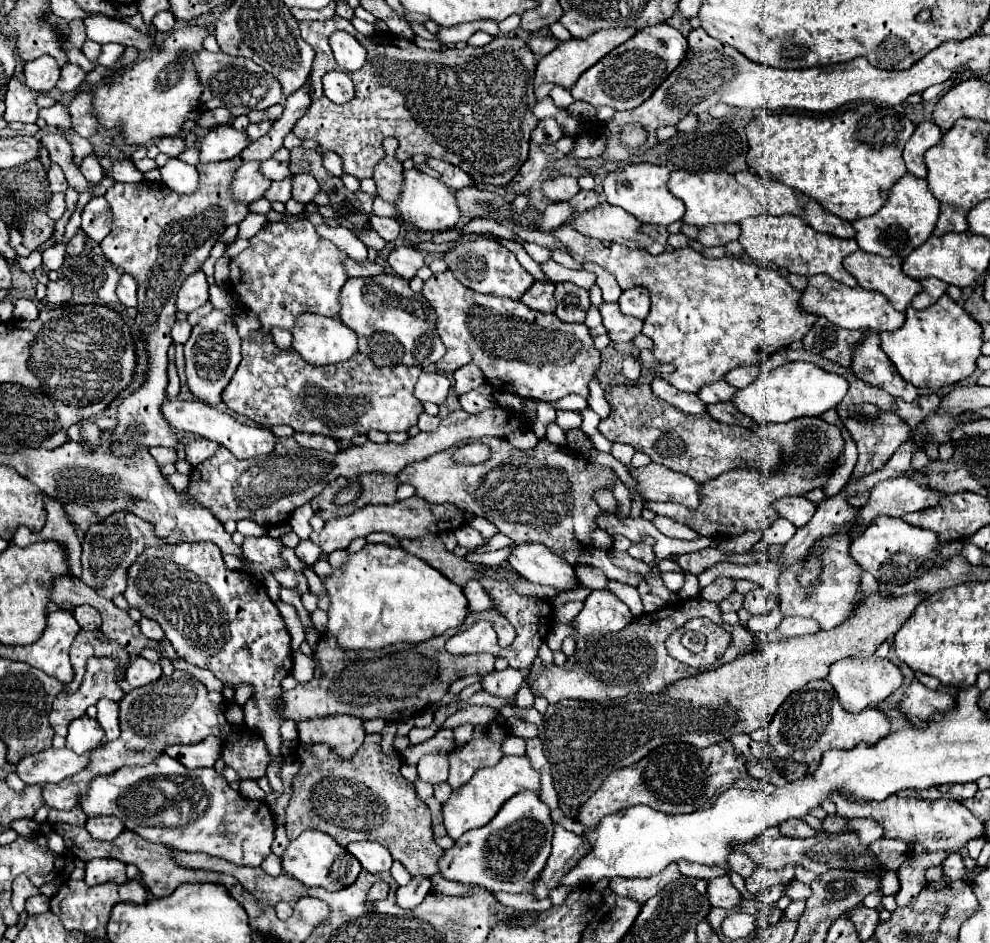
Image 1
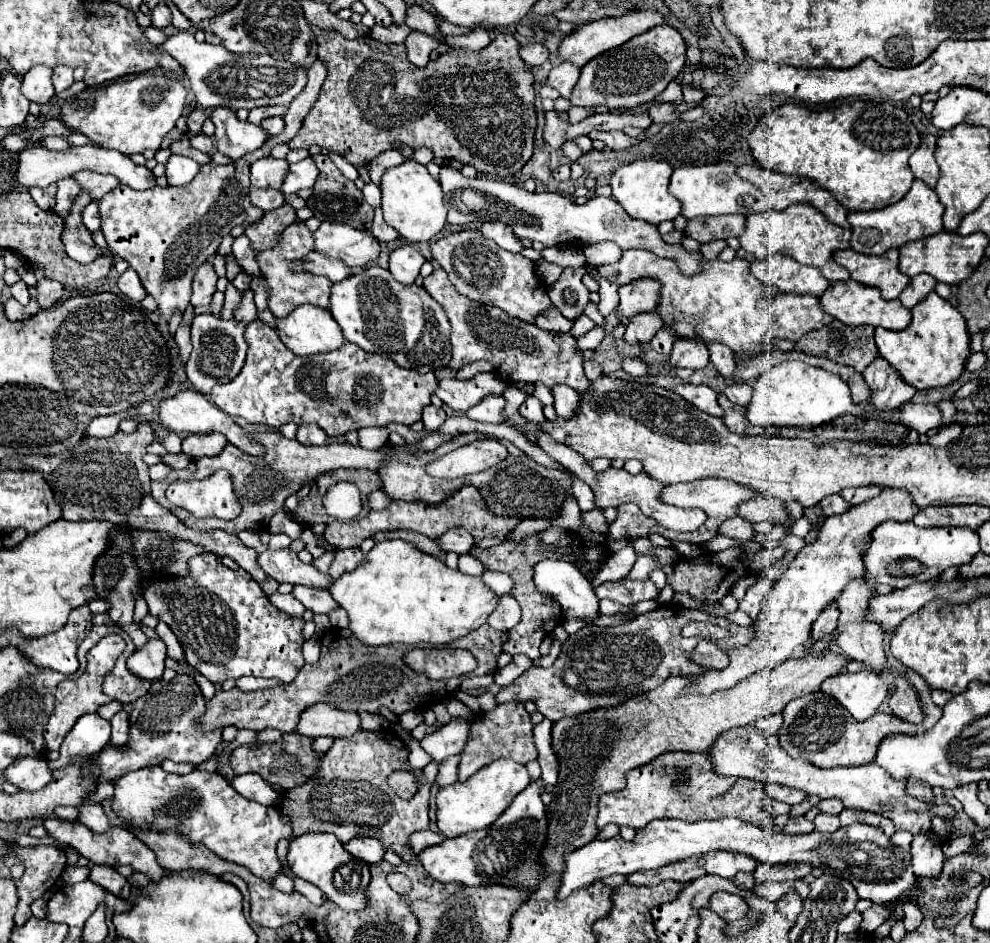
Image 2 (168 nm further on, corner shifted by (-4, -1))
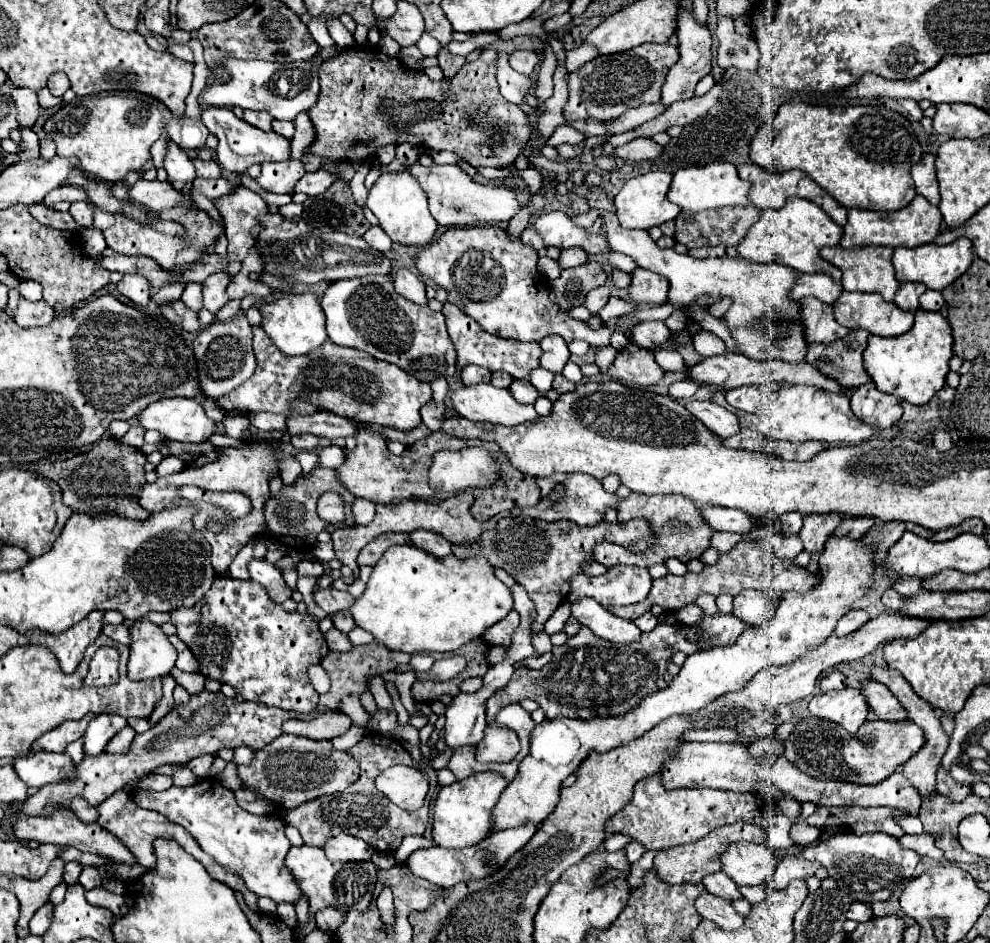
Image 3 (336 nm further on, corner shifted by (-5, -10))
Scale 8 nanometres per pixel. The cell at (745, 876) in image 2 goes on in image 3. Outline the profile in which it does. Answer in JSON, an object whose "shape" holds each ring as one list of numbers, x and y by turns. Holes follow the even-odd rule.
{"shape":[[723,871,713,873,711,877,705,877,705,879,703,879,703,885,707,887,709,893,719,895,719,897,723,897,723,899,729,899,729,901,741,899,739,887,737,887,735,881,733,881,731,877,727,877]]}

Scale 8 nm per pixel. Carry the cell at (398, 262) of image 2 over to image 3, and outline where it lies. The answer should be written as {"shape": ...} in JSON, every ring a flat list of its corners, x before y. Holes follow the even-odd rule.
{"shape":[[401,267,397,269,397,273,393,275,393,283,395,283,395,291,403,297,407,297,409,301,415,301,419,305,425,305,427,303,427,297,425,297,425,283,419,275,411,273,409,269]]}

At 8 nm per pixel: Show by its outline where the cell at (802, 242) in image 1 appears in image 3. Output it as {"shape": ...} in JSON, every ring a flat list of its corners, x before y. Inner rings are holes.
{"shape":[[791,197,783,209,761,211,759,221,751,225,747,237,737,245,737,251,751,263,779,263,801,273,827,273,839,283,839,269,821,259,819,251,827,245,839,245,841,237,843,227,835,225,831,217,827,217,815,203,801,197]]}

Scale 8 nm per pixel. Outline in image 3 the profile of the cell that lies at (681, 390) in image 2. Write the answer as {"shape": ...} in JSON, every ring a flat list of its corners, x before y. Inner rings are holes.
{"shape":[[687,401,685,407,699,421,703,421,707,425,707,429,711,429,721,439,727,439,739,431,737,417,731,411,727,411,725,407,719,407,711,401]]}

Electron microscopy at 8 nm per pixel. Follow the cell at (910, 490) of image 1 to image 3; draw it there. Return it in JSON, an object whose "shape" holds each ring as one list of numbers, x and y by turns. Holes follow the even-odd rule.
{"shape":[[831,533,819,557,817,585,807,591,783,593,775,617,761,627,751,627,743,631,733,645,713,647,689,655,679,675,675,675,667,689,645,697,639,703,639,709,633,709,623,717,603,717,595,721,559,717,553,721,545,719,543,723,539,723,531,733,531,749,519,765,519,775,501,793,499,805,495,805,493,831,523,825,523,819,541,823,557,805,563,779,577,771,579,761,583,761,583,757,591,749,599,749,599,753,603,749,613,749,615,745,623,745,625,741,639,737,639,733,647,733,647,729,653,729,659,721,665,721,671,715,691,715,707,707,721,695,741,689,761,669,771,665,789,665,791,661,819,647,833,633,835,621,849,613,861,597,873,591,873,555,875,543,867,545,859,539,835,537]]}

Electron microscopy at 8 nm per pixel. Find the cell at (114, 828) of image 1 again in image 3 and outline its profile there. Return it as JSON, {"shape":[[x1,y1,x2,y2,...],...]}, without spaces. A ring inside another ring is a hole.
{"shape":[[75,797,75,801,71,801,71,811,73,811,83,823,95,823,97,817,99,817,97,809,91,807,91,805,87,805,81,797]]}

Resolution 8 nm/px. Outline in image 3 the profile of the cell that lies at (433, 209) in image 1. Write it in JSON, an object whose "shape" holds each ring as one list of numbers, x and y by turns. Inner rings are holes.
{"shape":[[397,171,397,173,385,173,381,175,375,185,369,189,367,207,373,211,373,215,379,219,381,229,401,245,429,245,437,231,437,221,429,213,427,205,427,193,421,189,419,181,409,171]]}

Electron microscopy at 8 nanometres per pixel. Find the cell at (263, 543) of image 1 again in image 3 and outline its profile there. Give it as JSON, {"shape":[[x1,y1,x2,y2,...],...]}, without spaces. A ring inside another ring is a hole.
{"shape":[[335,587,315,589,315,591,313,591,313,597,315,597,317,605,319,605,323,611,327,611,327,615,337,613,337,611,341,611,341,609,349,609,351,601,355,601,351,593,339,591,339,589,335,589]]}

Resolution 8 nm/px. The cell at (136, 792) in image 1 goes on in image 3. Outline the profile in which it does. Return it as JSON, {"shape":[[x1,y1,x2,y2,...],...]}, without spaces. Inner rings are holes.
{"shape":[[201,779,191,787,171,787,167,791,139,789,131,797,139,807,157,811,169,821,185,827,205,853,209,853,227,871,239,875,255,895,269,897,275,903,295,903,299,899,301,891,283,863,291,849,291,843,285,837,285,823,275,815,261,817,243,811,235,801,233,791,223,787,217,779]]}

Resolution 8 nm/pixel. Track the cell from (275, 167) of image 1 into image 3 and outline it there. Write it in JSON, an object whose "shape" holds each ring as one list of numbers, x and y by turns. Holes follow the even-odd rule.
{"shape":[[313,171,313,173,305,173,297,183,295,183,295,193,305,193,305,195,319,195,325,193,325,189,337,181,339,177,327,173,327,171]]}

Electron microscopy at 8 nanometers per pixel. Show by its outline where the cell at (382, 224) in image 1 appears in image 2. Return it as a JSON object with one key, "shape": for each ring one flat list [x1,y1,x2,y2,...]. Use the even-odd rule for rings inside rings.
{"shape":[[376,208,374,214,374,222,372,222,372,234,380,240,380,242,392,242,398,238,398,232,394,232,394,228,390,228,384,218,382,218,382,210]]}

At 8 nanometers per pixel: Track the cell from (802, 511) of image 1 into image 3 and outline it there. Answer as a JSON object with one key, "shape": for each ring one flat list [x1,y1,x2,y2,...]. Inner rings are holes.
{"shape":[[703,507,701,509,705,521,715,531,731,531,739,535,747,535,755,527,755,519,739,509,729,507]]}

